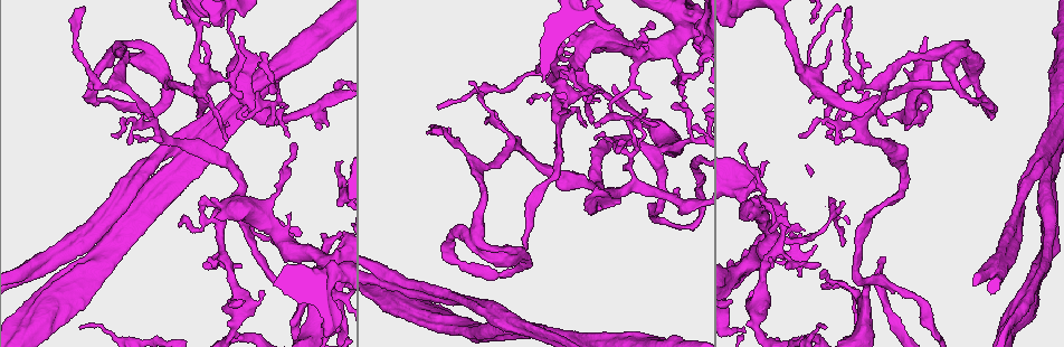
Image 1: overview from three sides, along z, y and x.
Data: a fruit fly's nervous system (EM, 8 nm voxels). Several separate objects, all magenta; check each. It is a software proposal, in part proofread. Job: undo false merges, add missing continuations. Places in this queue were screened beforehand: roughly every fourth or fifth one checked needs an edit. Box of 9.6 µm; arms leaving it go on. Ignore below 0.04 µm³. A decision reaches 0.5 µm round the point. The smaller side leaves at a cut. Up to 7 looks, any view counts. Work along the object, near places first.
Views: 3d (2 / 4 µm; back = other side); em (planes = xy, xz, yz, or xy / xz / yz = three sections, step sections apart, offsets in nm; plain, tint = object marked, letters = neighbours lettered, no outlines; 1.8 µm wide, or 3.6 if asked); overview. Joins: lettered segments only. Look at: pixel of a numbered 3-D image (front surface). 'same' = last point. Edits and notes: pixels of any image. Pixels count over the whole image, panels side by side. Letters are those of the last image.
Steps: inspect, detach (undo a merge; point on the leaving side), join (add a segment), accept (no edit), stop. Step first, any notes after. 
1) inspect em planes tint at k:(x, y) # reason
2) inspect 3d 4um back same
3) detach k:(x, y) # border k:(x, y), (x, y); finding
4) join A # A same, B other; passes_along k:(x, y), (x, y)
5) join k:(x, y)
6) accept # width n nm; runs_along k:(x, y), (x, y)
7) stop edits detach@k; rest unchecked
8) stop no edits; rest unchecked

inspect em xz step 16 tint at 1:(525, 252) # three arms meet

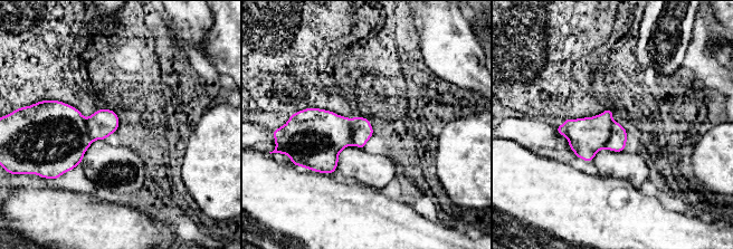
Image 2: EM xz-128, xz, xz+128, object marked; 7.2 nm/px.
inspect em planes tint same # another direction

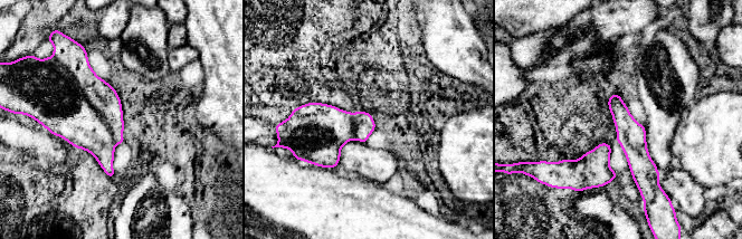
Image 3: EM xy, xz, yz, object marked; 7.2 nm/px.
inspect em planes letters same

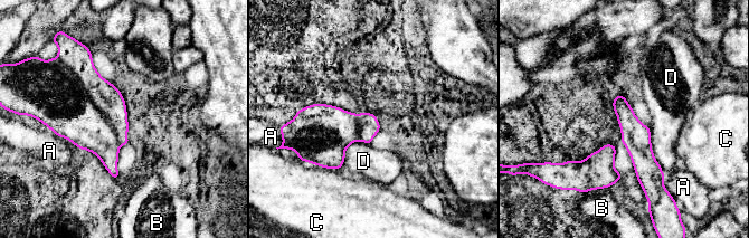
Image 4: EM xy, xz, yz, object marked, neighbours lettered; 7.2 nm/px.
accept # A other, B other, C other, D other; runs_along 4:(619, 97), (647, 169), (647, 183); continuous, no second cell

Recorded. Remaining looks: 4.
inspect 3d 2um at 1:(760, 204) # free end

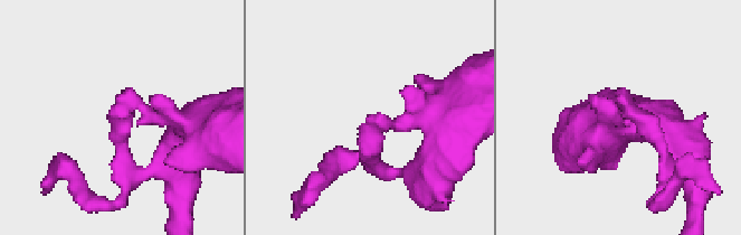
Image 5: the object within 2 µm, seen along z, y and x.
inspect em planes letters at 5:(625, 112) # shape alone is not enough

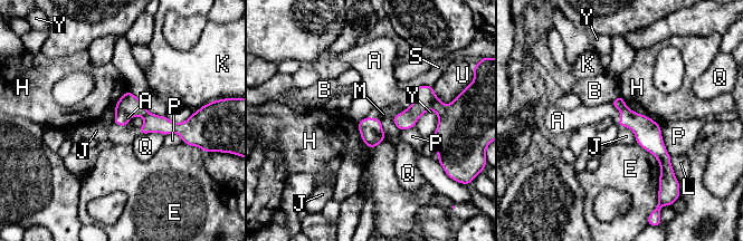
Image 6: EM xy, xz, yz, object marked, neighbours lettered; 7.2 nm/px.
join J # A other, B other, E other, H other, J same, K other, L other, M other, P other, Q other, S other, U other, Y other; passes_along 6:(647, 132), (631, 129), (626, 136); the cell continues

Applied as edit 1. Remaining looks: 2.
stop edits join@6; rest unchecked

